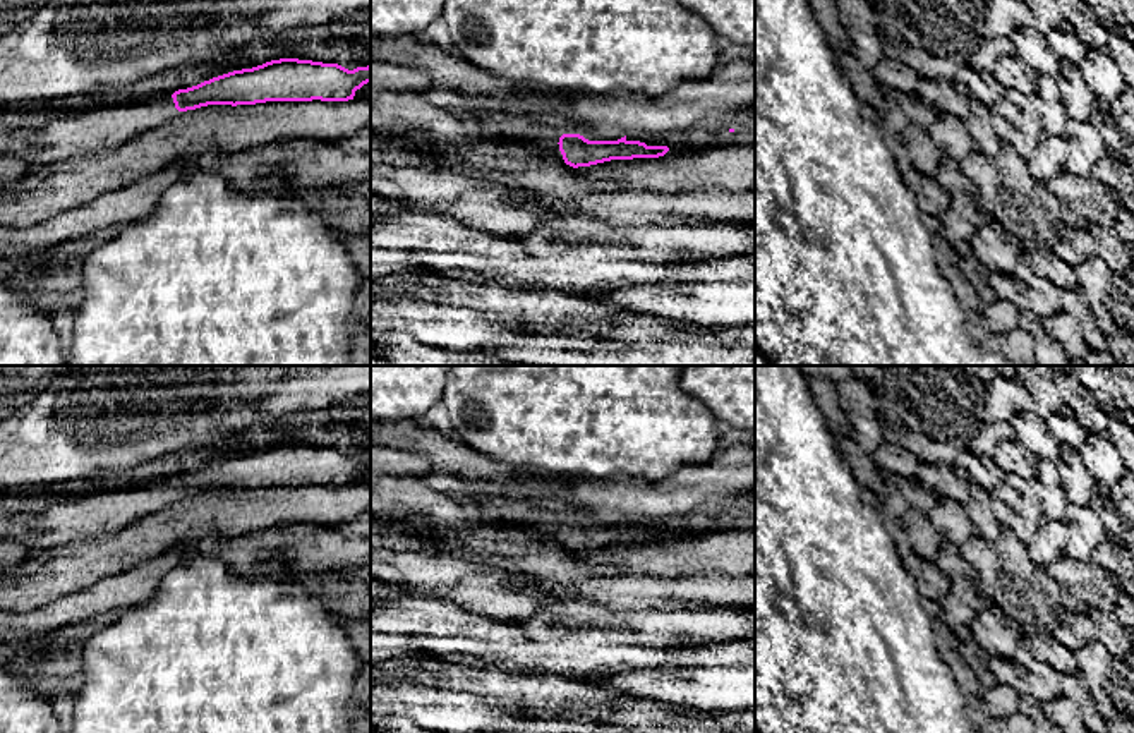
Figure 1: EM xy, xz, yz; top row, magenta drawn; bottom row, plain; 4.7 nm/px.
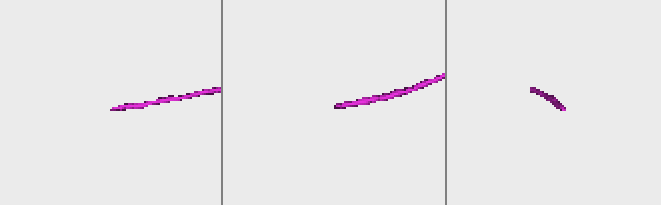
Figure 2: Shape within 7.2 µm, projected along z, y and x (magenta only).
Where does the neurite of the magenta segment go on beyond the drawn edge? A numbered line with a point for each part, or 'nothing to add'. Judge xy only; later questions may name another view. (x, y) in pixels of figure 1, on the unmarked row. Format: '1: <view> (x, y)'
1: xy (98, 514)

